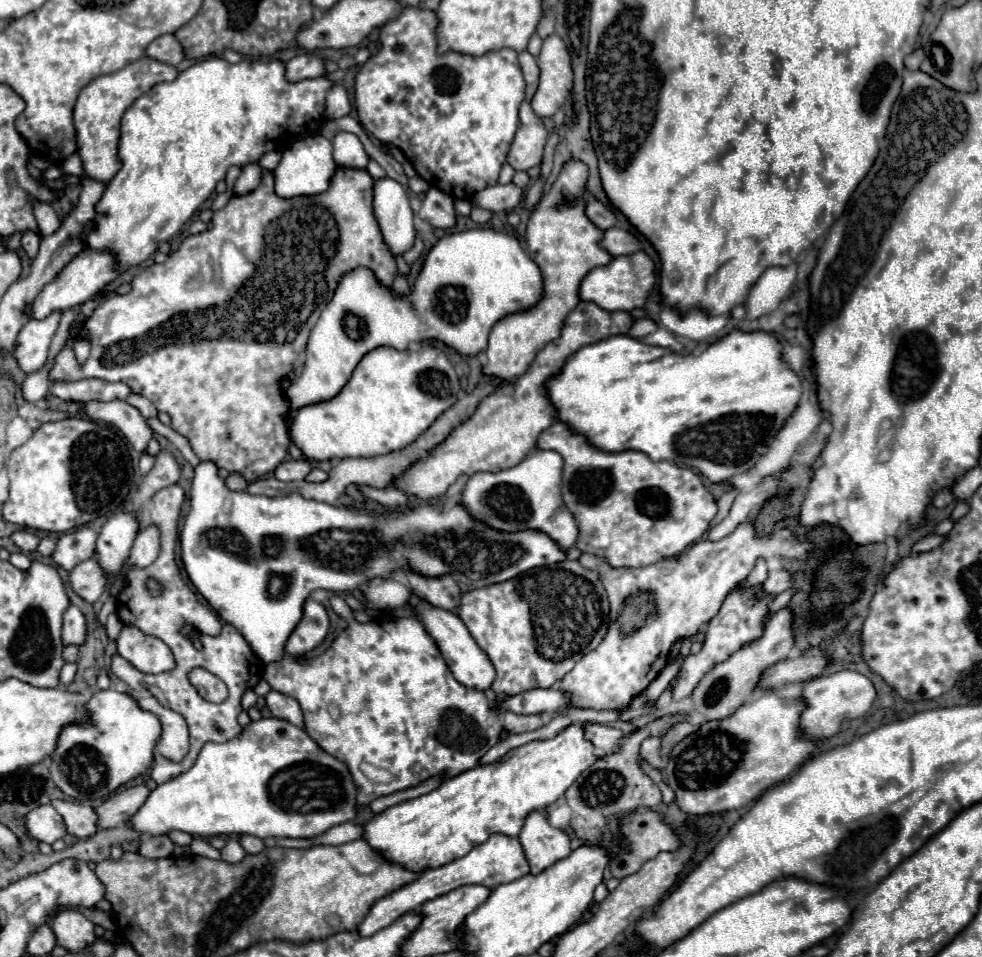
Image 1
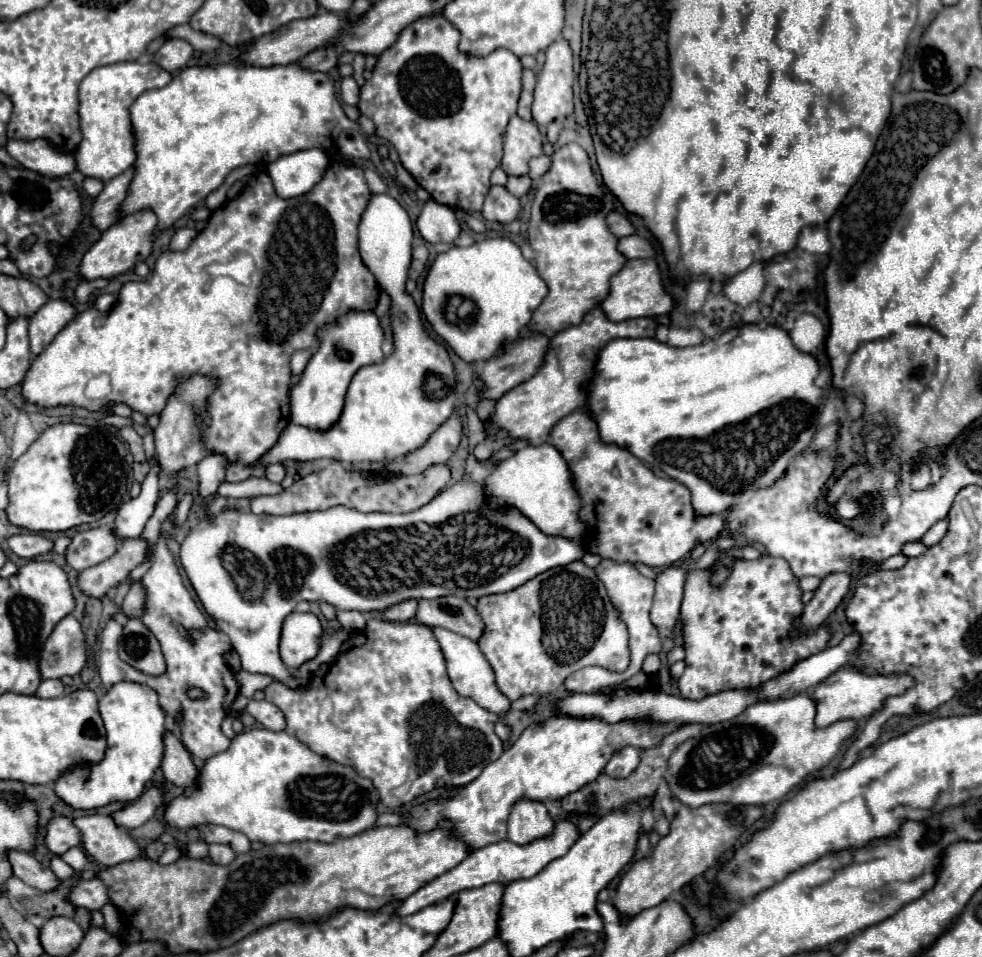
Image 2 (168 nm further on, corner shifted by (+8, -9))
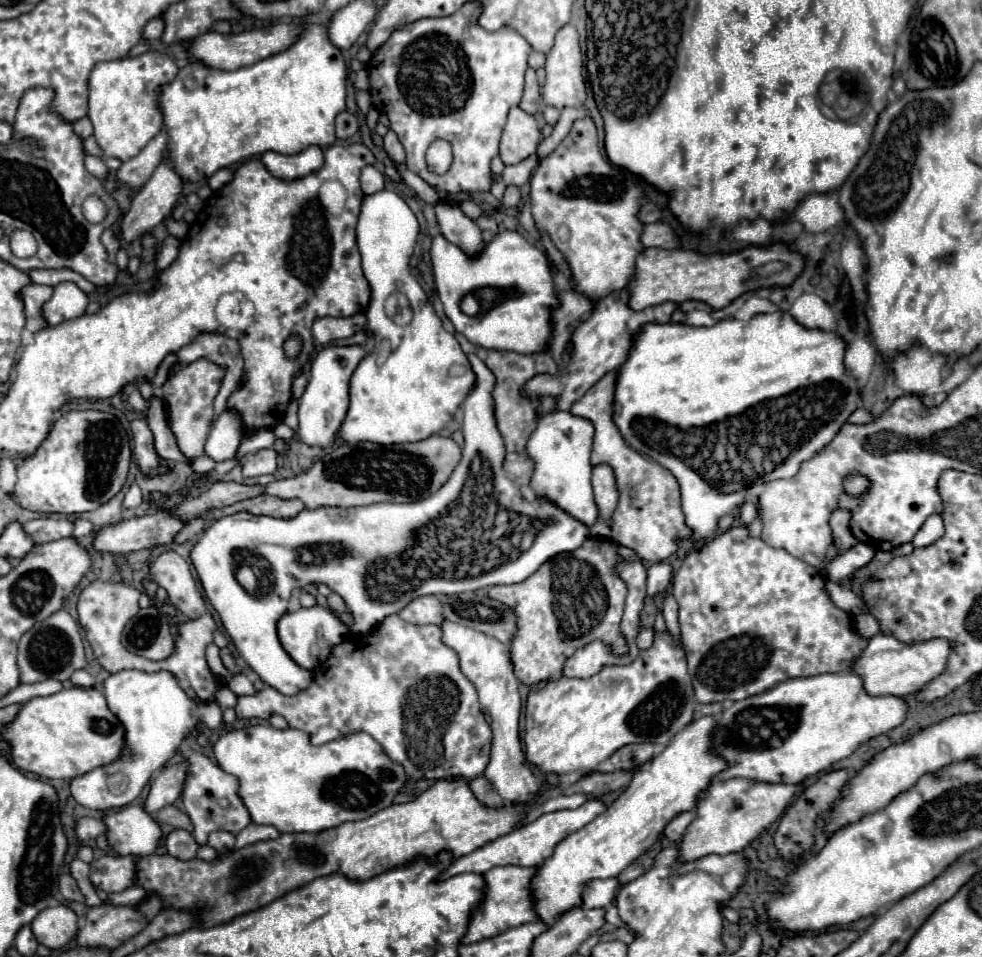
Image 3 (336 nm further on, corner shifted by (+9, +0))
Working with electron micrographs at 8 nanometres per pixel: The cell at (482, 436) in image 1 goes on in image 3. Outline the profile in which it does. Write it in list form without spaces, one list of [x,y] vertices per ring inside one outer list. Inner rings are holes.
[[[621,289],[621,291],[613,291],[611,295],[603,297],[597,301],[597,307],[593,309],[593,313],[589,315],[587,321],[583,321],[571,341],[573,341],[573,355],[569,359],[569,363],[565,367],[559,369],[559,373],[555,375],[537,375],[531,381],[527,381],[525,385],[525,393],[529,397],[545,397],[545,395],[557,395],[557,409],[569,411],[571,405],[575,401],[579,401],[605,373],[619,369],[627,357],[629,357],[629,349],[633,345],[633,337],[641,331],[641,327],[649,321],[653,323],[667,323],[671,321],[671,313],[679,307],[679,303],[661,303],[655,307],[647,307],[643,311],[633,311],[629,307],[629,289]]]

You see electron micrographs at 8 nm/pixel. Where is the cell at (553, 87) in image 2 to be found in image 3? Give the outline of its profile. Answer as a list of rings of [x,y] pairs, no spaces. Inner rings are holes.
[[[565,25],[555,35],[555,45],[547,53],[547,63],[545,63],[547,81],[545,81],[545,87],[543,87],[545,105],[553,105],[557,109],[581,107],[587,99],[587,83],[585,83],[585,77],[583,77],[583,69],[585,69],[585,63],[583,63],[583,53],[581,53],[577,29],[573,25]]]

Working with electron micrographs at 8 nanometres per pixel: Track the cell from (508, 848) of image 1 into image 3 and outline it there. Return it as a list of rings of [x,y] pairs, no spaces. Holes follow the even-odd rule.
[[[589,799],[587,803],[583,803],[577,809],[571,811],[555,811],[555,813],[545,813],[539,819],[535,819],[533,823],[523,825],[521,829],[515,829],[479,849],[475,849],[469,855],[463,855],[459,859],[453,861],[453,865],[449,869],[445,869],[443,879],[453,877],[457,873],[485,873],[491,867],[497,865],[521,865],[521,867],[533,867],[533,865],[541,865],[545,859],[549,859],[553,855],[553,849],[559,841],[563,841],[567,835],[571,835],[573,831],[585,827],[589,821],[593,821],[597,815],[601,815],[607,809],[607,805],[601,799]]]

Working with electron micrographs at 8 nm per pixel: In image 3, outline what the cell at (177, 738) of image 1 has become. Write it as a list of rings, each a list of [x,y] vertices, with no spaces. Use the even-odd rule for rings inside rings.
[[[183,749],[185,759],[189,761],[189,777],[185,781],[185,789],[183,789],[183,803],[185,803],[185,811],[191,817],[195,831],[193,837],[199,845],[207,845],[207,835],[211,831],[229,831],[229,833],[239,833],[241,829],[245,829],[251,823],[249,811],[243,805],[243,801],[239,799],[239,781],[225,773],[219,765],[211,763],[205,755],[199,755],[191,749]],[[225,797],[229,799],[229,807],[223,809],[219,807],[219,799]]]

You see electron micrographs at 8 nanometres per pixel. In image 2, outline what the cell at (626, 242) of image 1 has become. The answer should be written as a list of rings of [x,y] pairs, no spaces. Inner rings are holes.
[[[626,236],[626,238],[620,238],[618,240],[618,252],[626,258],[626,260],[632,260],[632,258],[650,258],[654,256],[654,248],[640,236]]]

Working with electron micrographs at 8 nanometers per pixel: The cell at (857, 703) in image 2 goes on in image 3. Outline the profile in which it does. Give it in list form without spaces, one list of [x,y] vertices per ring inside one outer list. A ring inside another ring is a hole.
[[[877,633],[869,639],[867,649],[855,661],[853,673],[863,677],[869,695],[911,695],[921,691],[931,679],[937,679],[947,669],[951,643],[947,639],[929,639],[919,643],[903,643],[891,633]]]

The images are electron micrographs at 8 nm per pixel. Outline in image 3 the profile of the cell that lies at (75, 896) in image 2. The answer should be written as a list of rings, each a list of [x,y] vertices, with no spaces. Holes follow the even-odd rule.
[[[103,855],[91,863],[91,881],[105,893],[119,893],[135,885],[137,855]]]

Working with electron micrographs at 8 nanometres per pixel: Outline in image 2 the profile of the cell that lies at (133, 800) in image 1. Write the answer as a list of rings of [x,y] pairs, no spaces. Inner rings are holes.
[[[152,786],[146,792],[142,792],[140,798],[130,802],[126,808],[120,808],[110,816],[118,828],[132,830],[132,828],[142,826],[146,820],[150,820],[156,814],[156,808],[160,804],[162,804],[162,790]]]

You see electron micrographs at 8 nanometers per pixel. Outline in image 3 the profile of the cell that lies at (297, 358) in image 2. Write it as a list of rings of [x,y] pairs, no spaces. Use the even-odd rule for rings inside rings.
[[[365,313],[351,315],[351,317],[345,317],[345,319],[321,317],[313,325],[313,337],[315,337],[315,343],[321,347],[321,345],[327,345],[333,339],[351,337],[353,333],[365,329],[365,323],[367,323]]]

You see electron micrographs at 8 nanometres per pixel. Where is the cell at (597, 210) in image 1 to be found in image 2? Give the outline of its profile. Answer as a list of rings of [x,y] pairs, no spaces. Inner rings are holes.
[[[610,212],[610,214],[606,216],[606,224],[608,224],[608,230],[610,230],[616,238],[622,238],[622,236],[630,236],[630,234],[634,234],[634,228],[632,228],[630,220],[628,220],[624,214]]]

